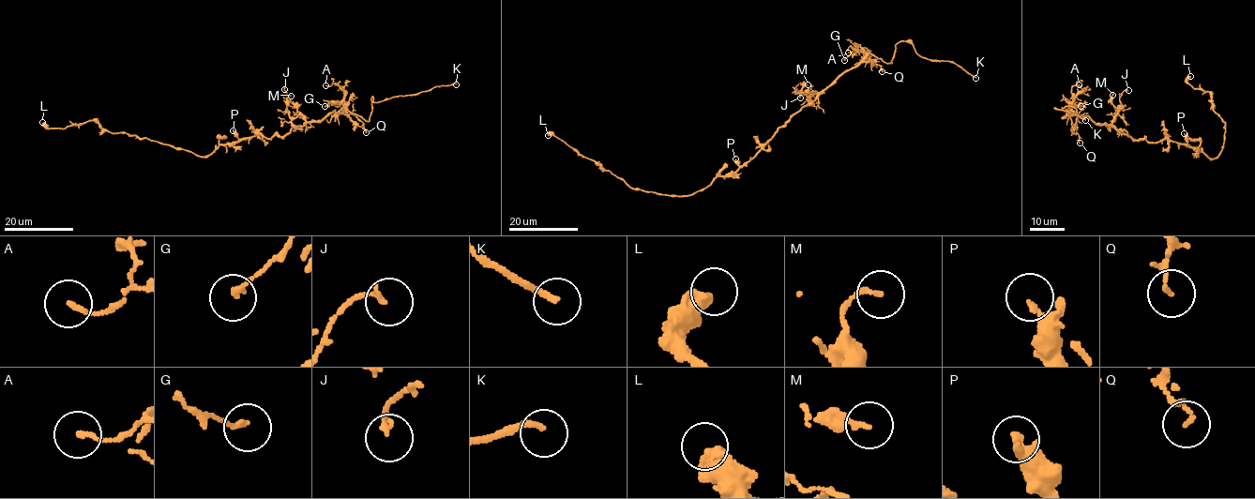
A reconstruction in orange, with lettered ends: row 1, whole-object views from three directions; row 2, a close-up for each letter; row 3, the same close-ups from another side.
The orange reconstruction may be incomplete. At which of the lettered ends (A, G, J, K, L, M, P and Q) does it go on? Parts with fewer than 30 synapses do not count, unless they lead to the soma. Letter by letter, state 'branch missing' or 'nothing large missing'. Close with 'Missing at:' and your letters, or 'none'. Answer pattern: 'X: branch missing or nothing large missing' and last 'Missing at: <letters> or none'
A: nothing large missing
G: nothing large missing
J: nothing large missing
K: branch missing
L: nothing large missing
M: nothing large missing
P: nothing large missing
Q: nothing large missing
Missing at: K

